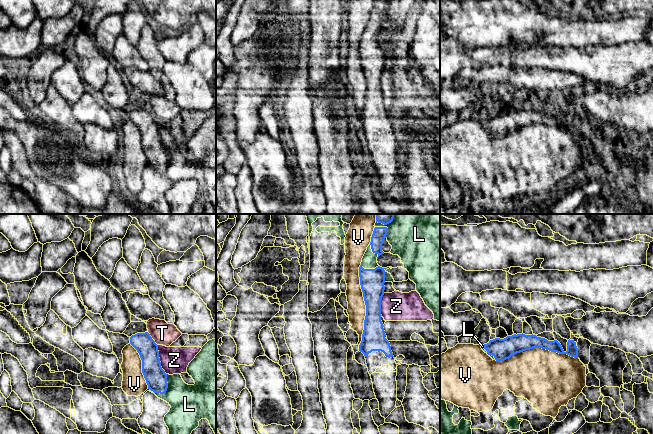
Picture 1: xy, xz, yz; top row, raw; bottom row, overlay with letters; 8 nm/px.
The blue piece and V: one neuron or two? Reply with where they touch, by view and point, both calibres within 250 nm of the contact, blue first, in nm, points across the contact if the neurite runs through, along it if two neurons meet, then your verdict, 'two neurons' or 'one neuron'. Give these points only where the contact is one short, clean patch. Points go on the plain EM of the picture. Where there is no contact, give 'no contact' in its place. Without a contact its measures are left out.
contact xz (365, 79); calibres 190 and 150 nm; two neurons

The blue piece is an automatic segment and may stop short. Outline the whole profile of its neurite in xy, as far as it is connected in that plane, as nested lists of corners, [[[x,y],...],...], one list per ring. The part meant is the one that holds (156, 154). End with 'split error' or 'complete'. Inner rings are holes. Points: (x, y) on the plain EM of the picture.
[[[148,108],[130,113],[130,120],[137,126],[142,136],[142,149],[148,165],[165,170],[168,164],[167,150],[161,143],[158,121]]] | complete

